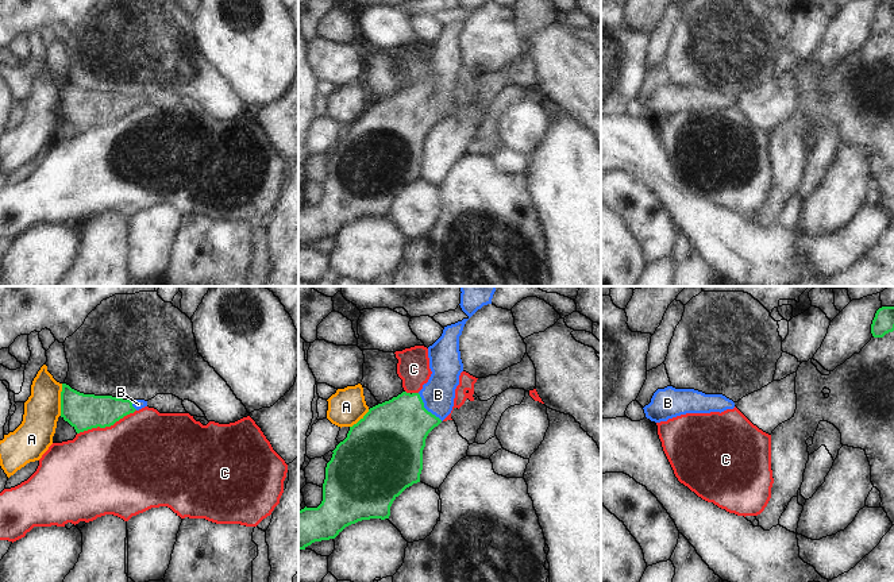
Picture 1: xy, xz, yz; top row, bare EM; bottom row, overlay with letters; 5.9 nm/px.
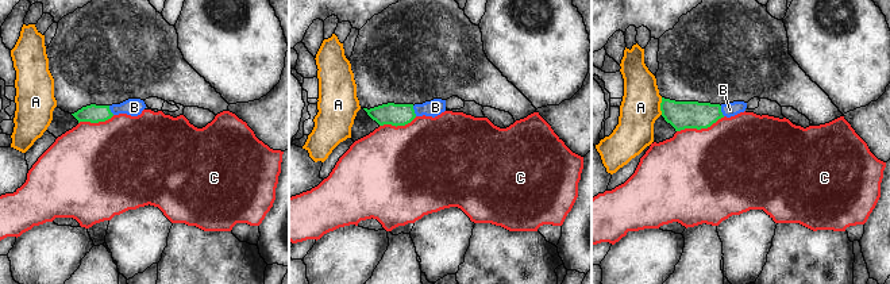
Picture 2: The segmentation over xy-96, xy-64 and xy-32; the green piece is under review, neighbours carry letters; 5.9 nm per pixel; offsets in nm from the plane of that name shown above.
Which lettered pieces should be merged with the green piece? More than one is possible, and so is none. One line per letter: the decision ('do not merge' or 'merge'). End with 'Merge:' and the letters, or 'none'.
A: do not merge
B: merge
C: do not merge
Merge: B

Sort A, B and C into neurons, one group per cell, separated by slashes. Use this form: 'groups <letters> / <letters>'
groups A / B / C

